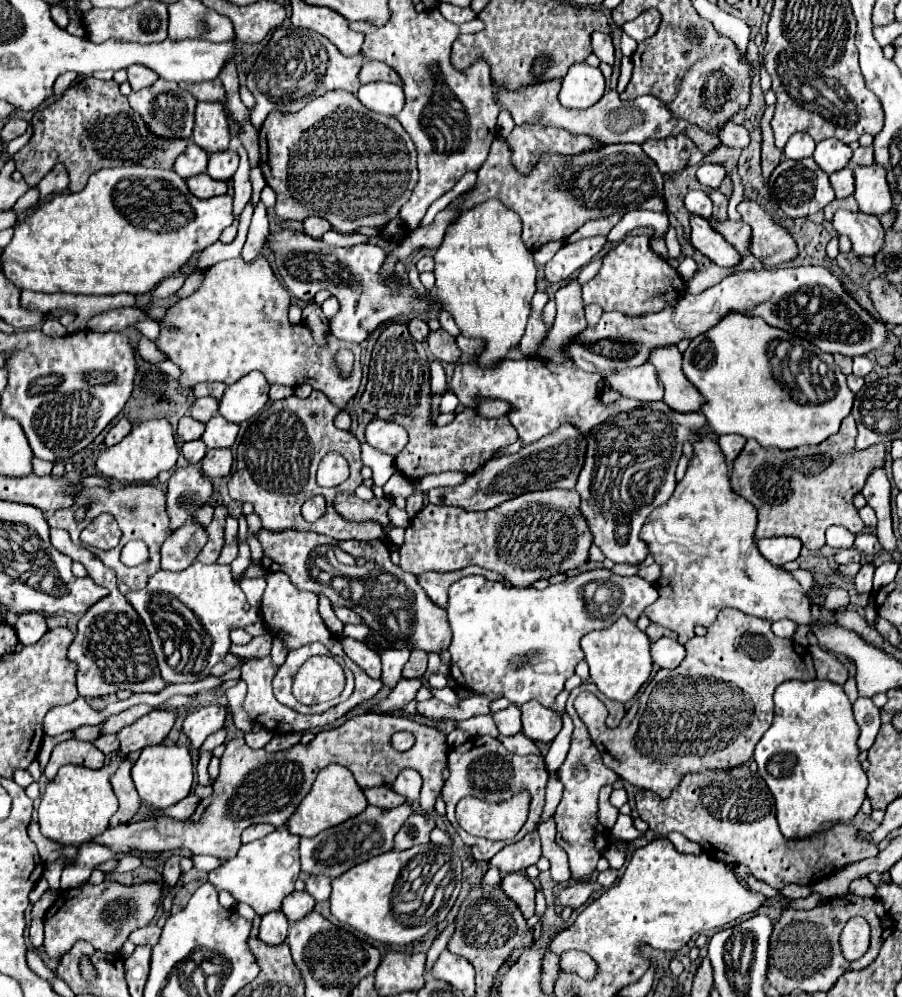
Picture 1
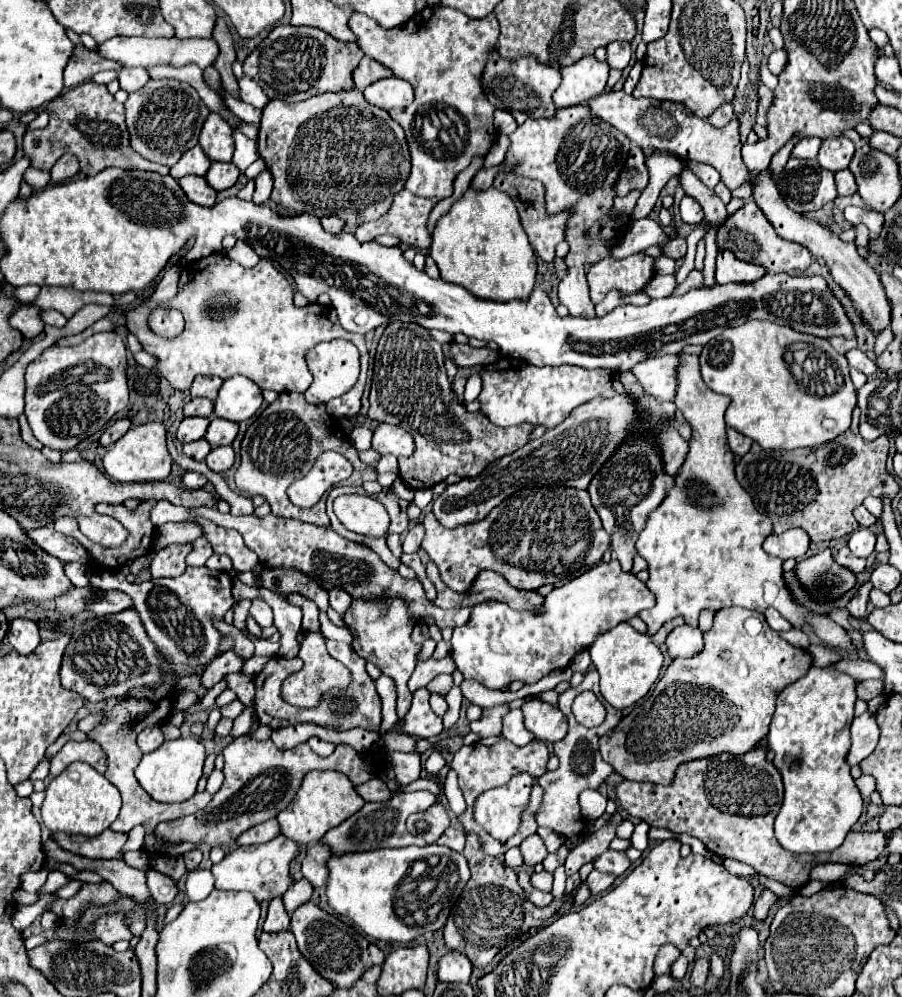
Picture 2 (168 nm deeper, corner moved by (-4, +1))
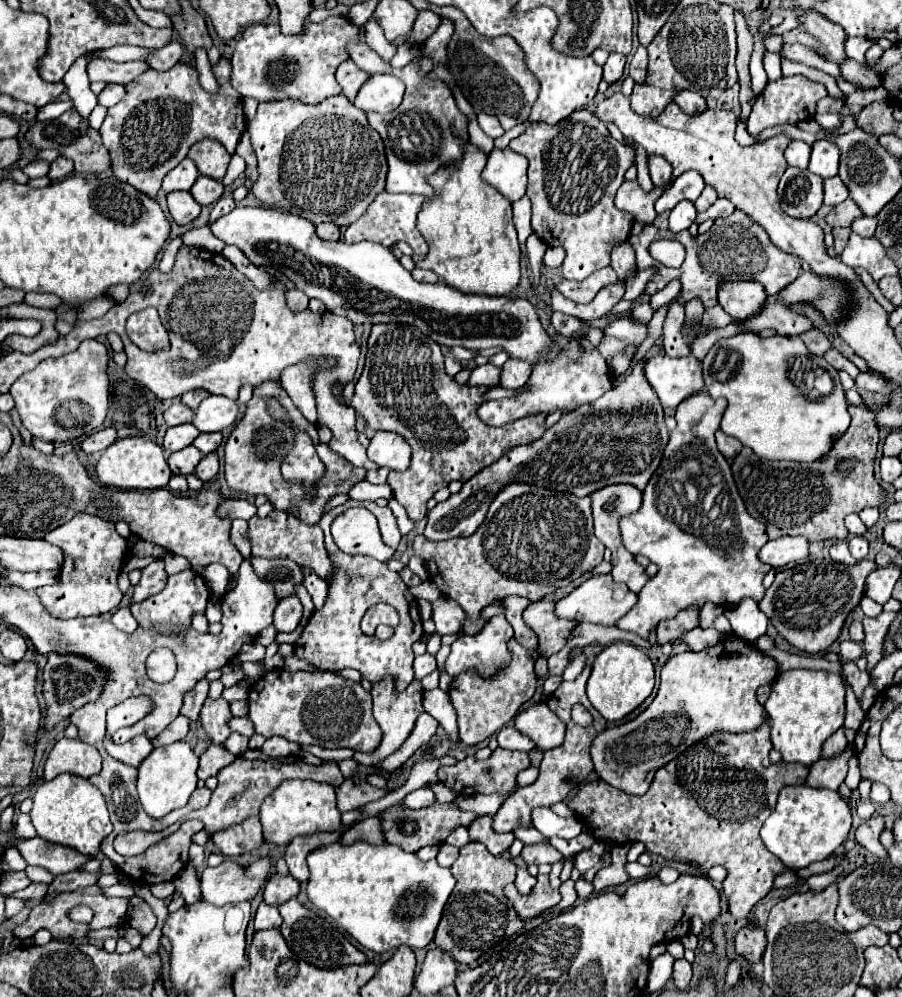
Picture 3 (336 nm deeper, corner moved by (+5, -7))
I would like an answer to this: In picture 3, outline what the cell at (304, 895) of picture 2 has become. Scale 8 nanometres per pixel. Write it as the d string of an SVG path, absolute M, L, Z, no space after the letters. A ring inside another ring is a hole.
M273 873L267 879L265 891L263 891L263 899L269 905L279 905L279 903L289 901L291 897L297 897L297 893L299 893L299 883L291 875Z

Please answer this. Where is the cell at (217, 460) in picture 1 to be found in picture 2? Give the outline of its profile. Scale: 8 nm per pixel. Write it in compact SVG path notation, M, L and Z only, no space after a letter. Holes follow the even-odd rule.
M216 447L208 453L206 457L206 465L216 471L216 473L224 473L234 465L234 449L232 447Z

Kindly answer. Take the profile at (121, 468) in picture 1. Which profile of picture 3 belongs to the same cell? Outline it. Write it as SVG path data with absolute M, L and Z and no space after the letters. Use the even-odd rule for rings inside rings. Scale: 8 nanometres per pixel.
M143 435L117 439L103 451L95 471L103 485L113 485L119 489L161 489L169 483L171 477L171 469L163 457L163 449Z

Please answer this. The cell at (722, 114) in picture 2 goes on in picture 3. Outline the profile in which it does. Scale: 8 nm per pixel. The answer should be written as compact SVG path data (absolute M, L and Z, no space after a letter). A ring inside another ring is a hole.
M679 89L675 93L675 99L673 99L683 111L687 113L701 113L705 111L705 99L697 93L697 91L687 91L687 89Z

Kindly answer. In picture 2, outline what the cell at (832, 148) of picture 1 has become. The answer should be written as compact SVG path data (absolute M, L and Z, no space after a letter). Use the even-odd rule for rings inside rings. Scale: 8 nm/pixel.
M832 137L822 141L818 163L828 171L840 171L850 165L852 155L854 155L854 143L848 137Z

